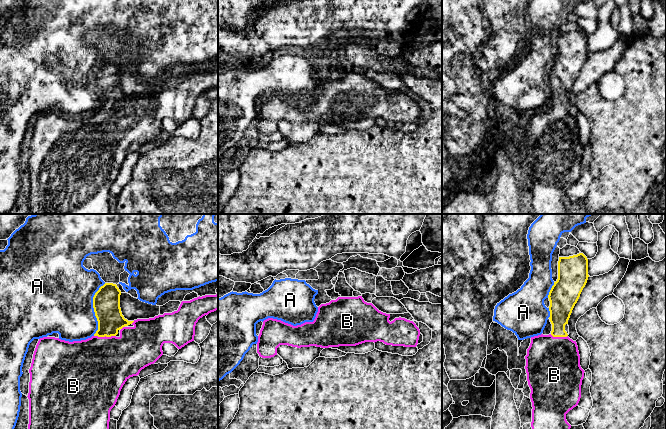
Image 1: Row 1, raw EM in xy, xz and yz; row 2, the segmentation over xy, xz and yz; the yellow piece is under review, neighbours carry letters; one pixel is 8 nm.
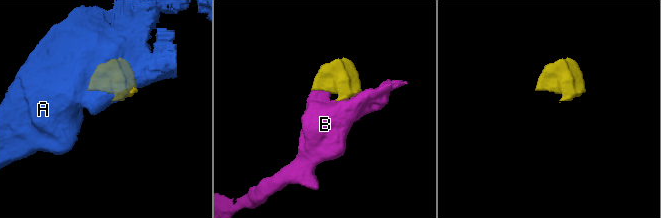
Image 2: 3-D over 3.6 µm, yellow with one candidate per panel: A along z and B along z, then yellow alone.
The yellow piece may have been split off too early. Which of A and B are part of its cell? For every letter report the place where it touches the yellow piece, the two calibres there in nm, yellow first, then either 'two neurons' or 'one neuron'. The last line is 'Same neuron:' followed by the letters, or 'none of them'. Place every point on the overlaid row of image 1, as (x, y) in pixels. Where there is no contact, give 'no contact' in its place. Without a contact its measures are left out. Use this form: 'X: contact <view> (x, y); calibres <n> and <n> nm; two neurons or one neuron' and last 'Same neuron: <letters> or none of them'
A: contact xy (94, 309); calibres 220 and 460 nm; two neurons
B: contact xy (105, 335); calibres 220 and 460 nm; one neuron
Same neuron: B

